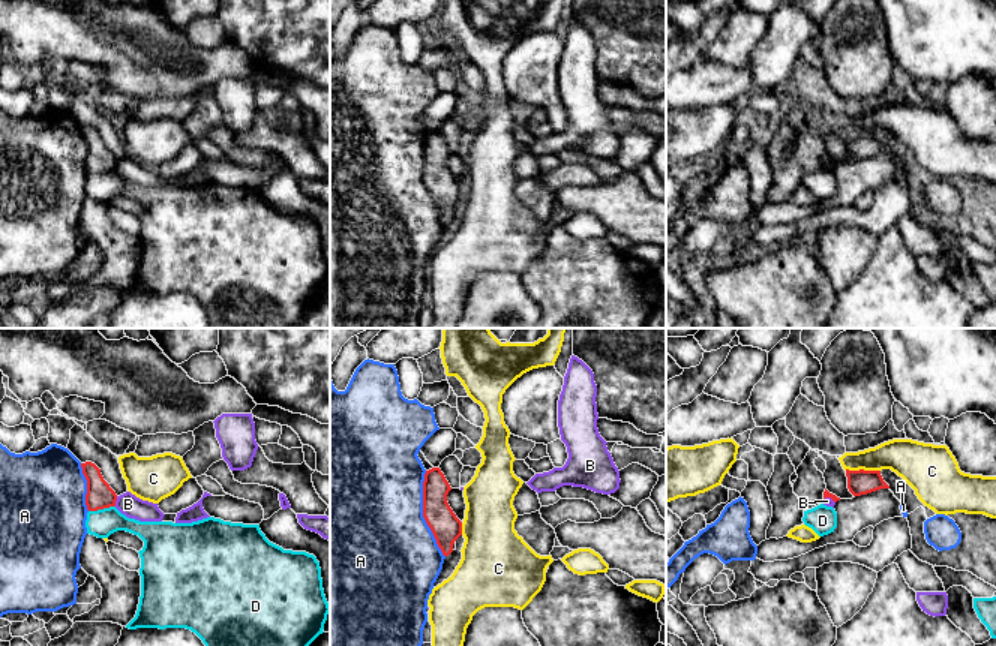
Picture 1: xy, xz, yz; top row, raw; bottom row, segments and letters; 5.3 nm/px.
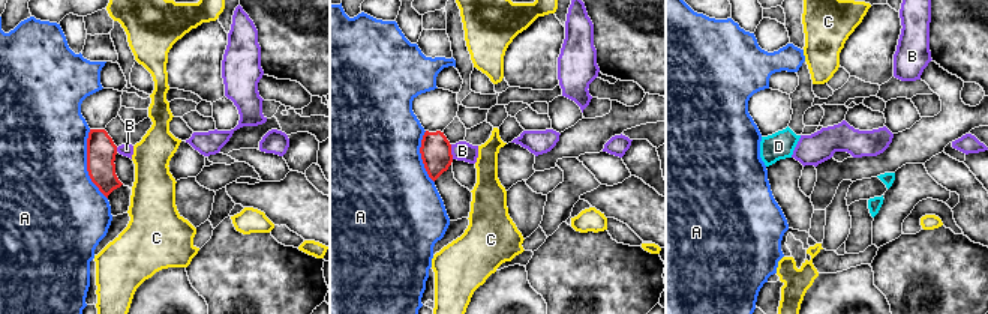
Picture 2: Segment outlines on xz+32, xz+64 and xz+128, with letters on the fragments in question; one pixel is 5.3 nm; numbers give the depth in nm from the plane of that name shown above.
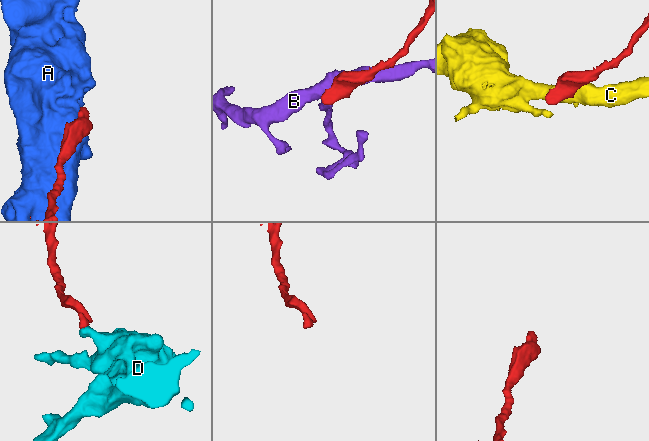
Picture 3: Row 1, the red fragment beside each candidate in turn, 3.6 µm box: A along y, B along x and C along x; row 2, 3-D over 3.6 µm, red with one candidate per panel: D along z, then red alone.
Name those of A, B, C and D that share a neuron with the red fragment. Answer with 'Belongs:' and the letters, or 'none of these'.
Belongs: none of these

